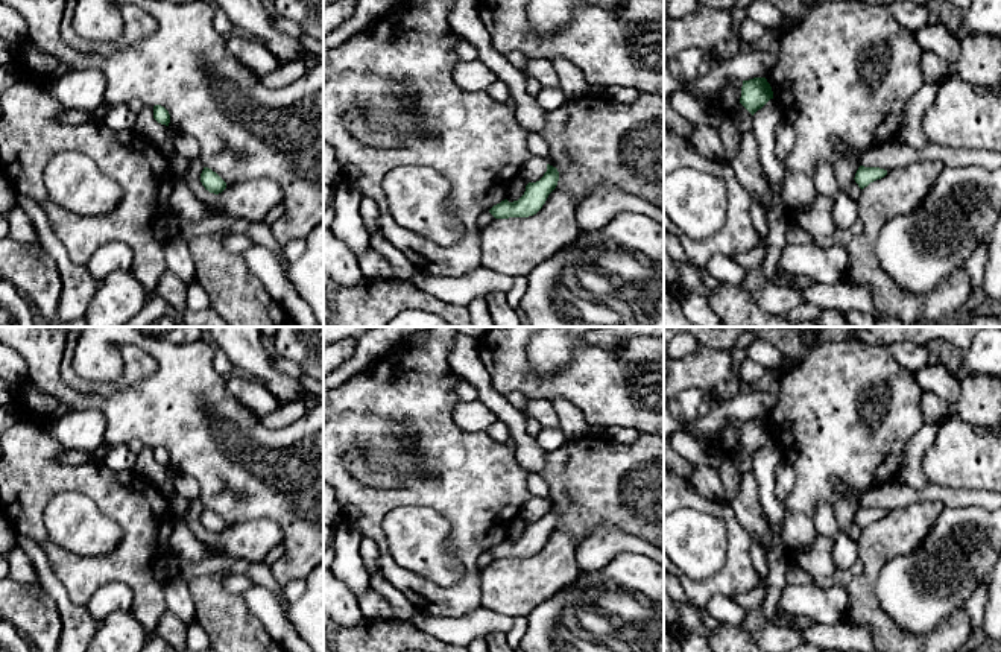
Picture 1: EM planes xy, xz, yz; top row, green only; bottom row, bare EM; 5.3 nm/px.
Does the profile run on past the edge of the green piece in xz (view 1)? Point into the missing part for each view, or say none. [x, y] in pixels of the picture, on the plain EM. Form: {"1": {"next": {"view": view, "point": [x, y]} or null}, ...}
{"1": {"next": null}}

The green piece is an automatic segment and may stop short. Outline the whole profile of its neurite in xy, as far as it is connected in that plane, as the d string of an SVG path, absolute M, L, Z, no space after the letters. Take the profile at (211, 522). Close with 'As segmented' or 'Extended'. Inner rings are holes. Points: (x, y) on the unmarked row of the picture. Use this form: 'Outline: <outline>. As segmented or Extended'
Outline: M204 508L201 523L210 533L219 535L226 529L226 523L211 509Z. As segmented

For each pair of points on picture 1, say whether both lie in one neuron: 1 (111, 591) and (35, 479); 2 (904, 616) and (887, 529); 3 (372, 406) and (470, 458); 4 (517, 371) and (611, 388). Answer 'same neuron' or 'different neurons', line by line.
1: different neurons
2: different neurons
3: same neuron
4: same neuron

